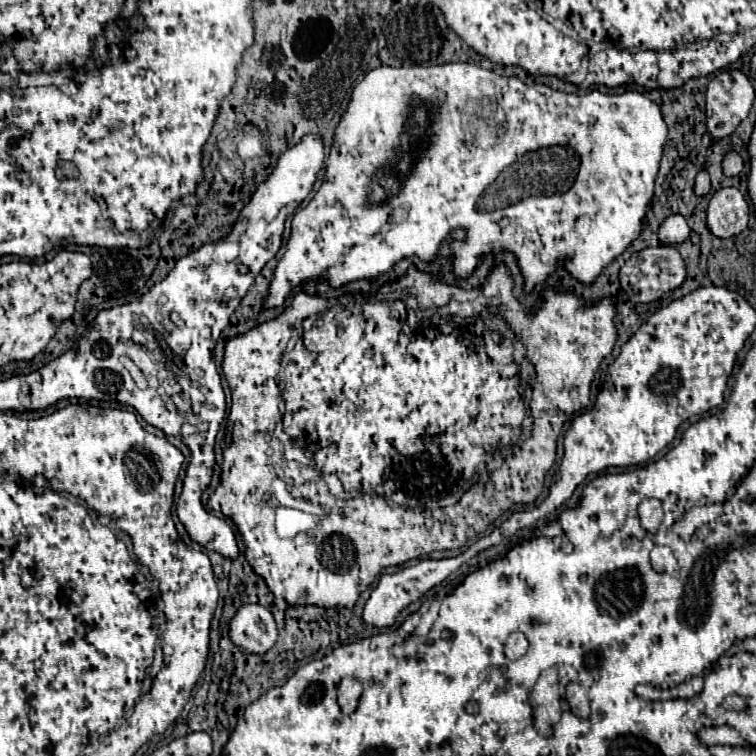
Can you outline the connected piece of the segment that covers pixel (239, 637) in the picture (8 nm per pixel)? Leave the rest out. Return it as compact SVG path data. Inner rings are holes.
M258 603L245 604L235 613L229 627L231 641L249 653L263 655L277 641L277 627L271 611Z

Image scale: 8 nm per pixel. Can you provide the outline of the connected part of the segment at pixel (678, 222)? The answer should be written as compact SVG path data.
M675 213L675 215L669 215L659 225L657 235L659 235L659 241L663 245L677 245L677 243L683 243L689 237L689 225L687 225L683 215Z

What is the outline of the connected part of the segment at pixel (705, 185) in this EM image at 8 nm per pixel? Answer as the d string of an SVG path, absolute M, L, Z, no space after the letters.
M703 169L703 171L697 175L697 181L695 181L695 195L697 195L697 197L703 197L703 195L709 193L709 189L711 189L709 175L707 175L707 171Z

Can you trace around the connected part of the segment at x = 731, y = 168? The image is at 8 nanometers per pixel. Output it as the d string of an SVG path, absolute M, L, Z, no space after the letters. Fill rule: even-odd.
M729 151L729 153L725 155L725 159L723 159L723 173L729 175L729 177L733 177L733 175L739 175L741 169L743 169L743 159L741 159L741 155L735 153L735 151Z

